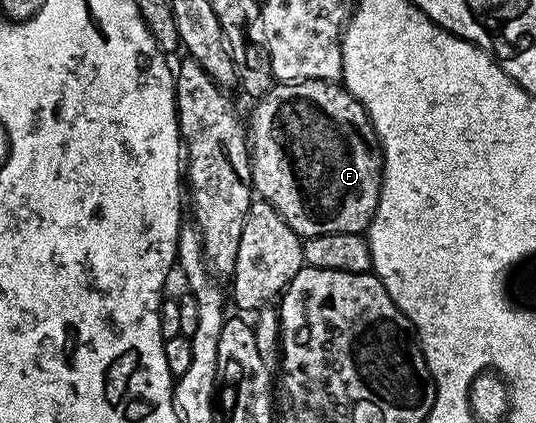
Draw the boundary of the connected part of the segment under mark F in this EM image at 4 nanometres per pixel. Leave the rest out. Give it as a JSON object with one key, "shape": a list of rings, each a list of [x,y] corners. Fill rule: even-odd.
{"shape":[[[297,79],[294,83],[275,82],[270,92],[253,104],[254,112],[248,115],[248,146],[250,149],[250,181],[257,198],[268,201],[297,235],[303,240],[311,239],[324,233],[362,233],[369,228],[374,219],[376,205],[382,188],[382,149],[378,146],[378,134],[374,132],[372,121],[360,105],[360,101],[341,82],[320,81],[319,79]]]}

